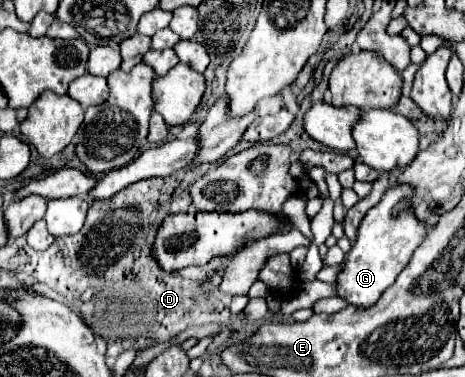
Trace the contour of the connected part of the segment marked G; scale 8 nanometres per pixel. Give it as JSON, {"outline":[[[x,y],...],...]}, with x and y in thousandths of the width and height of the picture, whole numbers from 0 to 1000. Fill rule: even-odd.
{"outline":[[[847,493],[830,504],[822,531],[791,557],[783,573],[761,653],[744,668],[735,711],[723,732],[723,785],[744,796],[748,806],[766,817],[796,817],[809,806],[809,796],[822,785],[822,775],[852,743],[852,732],[869,716],[882,679],[899,658],[899,647],[912,637],[912,626],[925,615],[916,594],[903,594],[903,584],[890,578],[882,557],[869,557],[865,573],[847,578],[839,562],[843,552],[865,531],[882,520],[882,493]]]}

